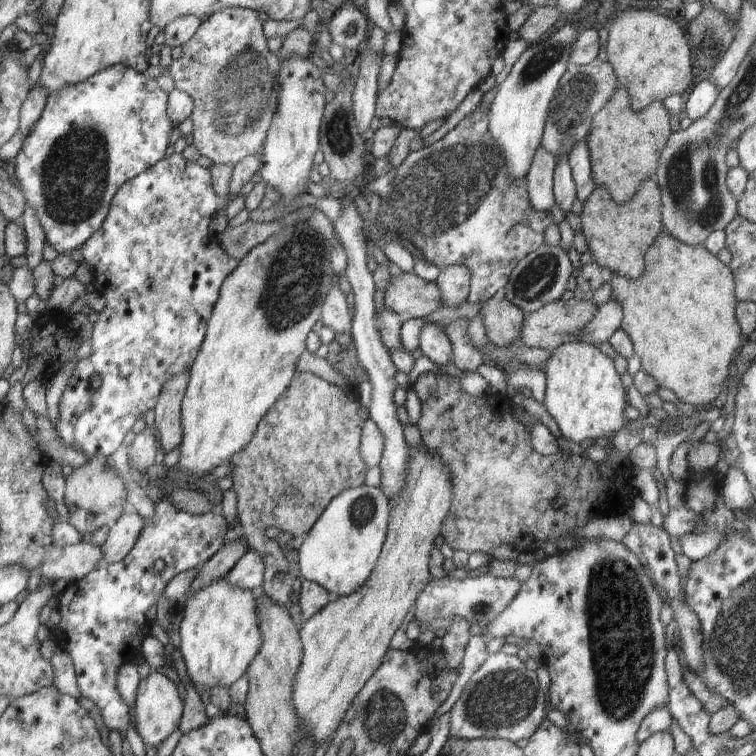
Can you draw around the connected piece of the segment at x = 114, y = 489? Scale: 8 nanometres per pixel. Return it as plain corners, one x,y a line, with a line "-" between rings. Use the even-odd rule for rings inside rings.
106,456
88,457
88,462
74,468
65,479
64,502
69,509
69,524
81,534
93,534
102,526
111,527
123,515
124,505
128,502
128,490
122,478
110,468

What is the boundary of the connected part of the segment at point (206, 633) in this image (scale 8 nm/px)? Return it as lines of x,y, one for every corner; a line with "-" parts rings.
220,578
206,588
198,590
194,596
185,598
185,603
181,609
183,616
179,624
180,645
179,649
186,664
187,674
191,683
200,692
206,692
214,686
224,686
234,684
242,674
245,674
248,665
262,644
262,634
259,628
258,614
256,614
257,592
244,590
236,584
228,584
226,578

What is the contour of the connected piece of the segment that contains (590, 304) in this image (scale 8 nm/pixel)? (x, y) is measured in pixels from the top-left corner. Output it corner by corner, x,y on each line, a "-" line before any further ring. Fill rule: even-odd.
574,297
569,300
560,299
548,303
536,312
525,315
519,343
527,347
550,350
550,352
564,342
580,343
582,330
592,322
596,312
598,312
598,306
592,300
580,300

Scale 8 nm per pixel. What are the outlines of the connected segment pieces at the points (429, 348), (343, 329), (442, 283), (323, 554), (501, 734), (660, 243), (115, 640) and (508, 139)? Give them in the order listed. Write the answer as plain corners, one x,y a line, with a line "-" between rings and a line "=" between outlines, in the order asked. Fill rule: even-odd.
427,322
422,326
419,347
423,355
427,356
440,368
452,363
450,356
452,355
453,348
450,344
450,339
436,322
=
338,282
332,283
330,294
326,295
322,305
321,319
335,334
351,334
353,317
350,315
346,295
342,292
=
456,264
440,269
436,284
440,288
440,300
444,306
460,306
470,299
470,270
466,265
=
362,485
340,492
330,500
298,550
298,564
304,578
320,584
333,597
360,588
372,571
386,540
389,499
380,487
=
502,651
489,653
486,662
472,674
472,678
466,682
458,701
450,710
450,737
460,740
478,740
478,738
502,738
516,742
517,740
530,738
544,716
550,709
548,695
543,693
538,685
536,671
529,670
518,655
507,655
=
660,233
654,241
652,247
648,249
645,256
645,271
638,280
630,280
625,276
618,274
606,273
605,279
612,288
612,297
616,300
618,307
625,314
622,321
621,329
628,334
634,347
634,354
641,360
641,369
645,370
650,376
656,379
659,387
668,388
676,394
678,400
692,404
693,406
708,406
712,401
718,398
722,391
725,380
731,375
735,356
740,351
743,343
746,341
741,332
740,324
736,320
735,308
737,305
735,291
734,275
727,264
722,263
714,254
708,252
704,245
688,246
684,242
678,242
674,236
=
165,495
156,501
154,510
154,518
144,525
134,548
120,562
100,564
79,581
71,581
63,593
56,597
56,606
59,607
61,616
57,627
66,634
64,650
74,664
80,696
92,700
100,710
104,726
110,731
117,730
122,737
130,723
130,710
116,690
116,676
120,666
130,663
132,658
138,656
142,641
150,636
152,624
146,620
146,612
157,604
158,598
163,596
166,584
172,578
210,560
224,545
224,536
229,529
224,516
218,514
217,510
203,515
180,512
-
156,560
164,561
164,570
160,574
154,574
=
560,23
539,43
529,45
498,86
496,96
489,107
488,132
500,146
512,180
526,178
534,152
541,146
548,107
555,98
562,75
566,72
570,60
569,50
572,50
572,44
578,35
574,24

